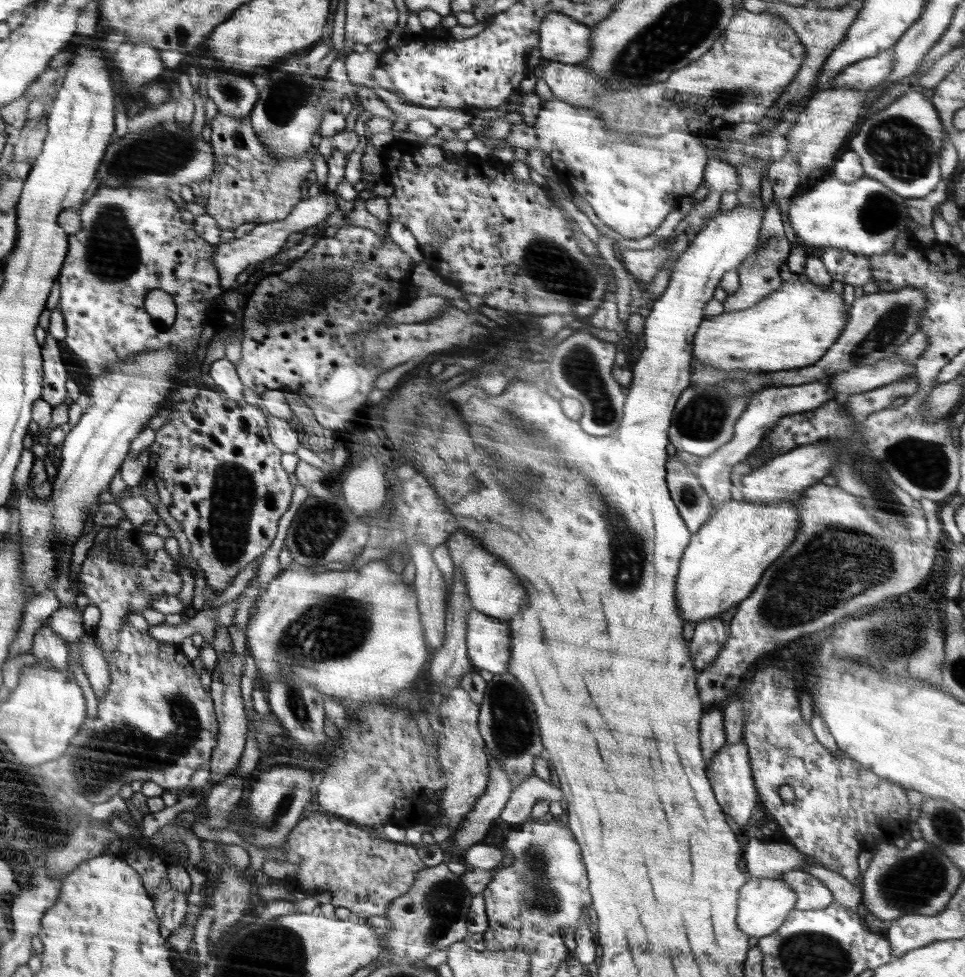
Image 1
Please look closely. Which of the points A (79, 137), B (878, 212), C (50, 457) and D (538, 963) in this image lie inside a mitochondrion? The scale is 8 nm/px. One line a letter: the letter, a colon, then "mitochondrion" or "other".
A: other
B: mitochondrion
C: other
D: other

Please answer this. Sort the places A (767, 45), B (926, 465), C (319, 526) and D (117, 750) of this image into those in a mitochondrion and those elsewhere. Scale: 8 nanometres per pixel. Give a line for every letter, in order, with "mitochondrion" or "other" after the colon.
A: other
B: mitochondrion
C: mitochondrion
D: mitochondrion

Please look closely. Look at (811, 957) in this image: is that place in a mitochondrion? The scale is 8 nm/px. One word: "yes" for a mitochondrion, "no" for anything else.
yes

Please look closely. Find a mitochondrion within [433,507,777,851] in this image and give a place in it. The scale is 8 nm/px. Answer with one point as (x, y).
(510, 727)

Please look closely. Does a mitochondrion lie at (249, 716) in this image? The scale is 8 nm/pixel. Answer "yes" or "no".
no

